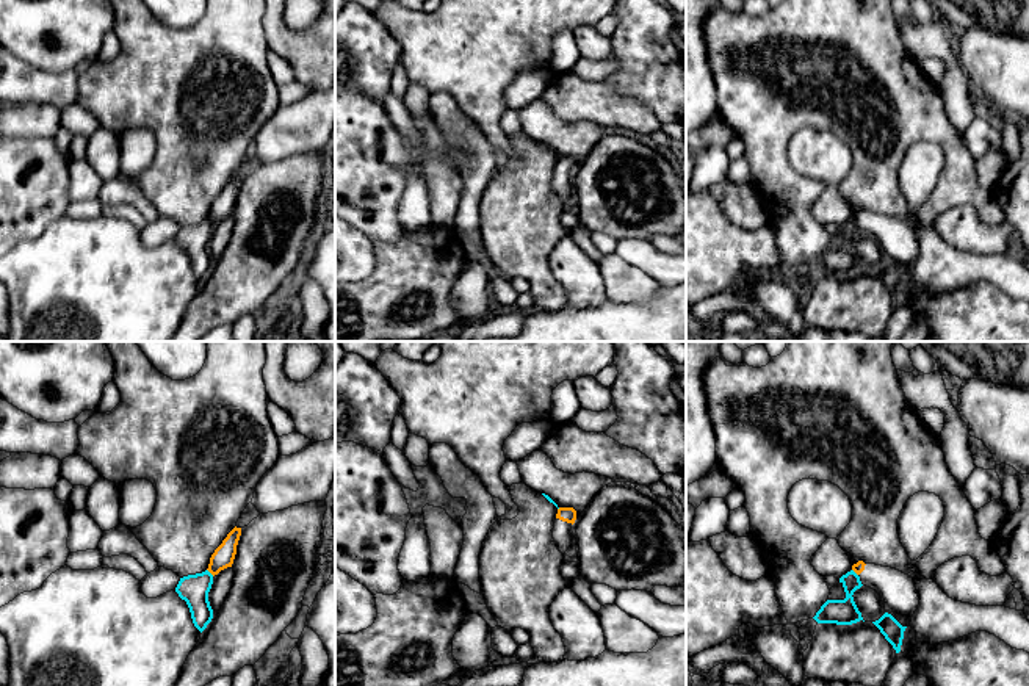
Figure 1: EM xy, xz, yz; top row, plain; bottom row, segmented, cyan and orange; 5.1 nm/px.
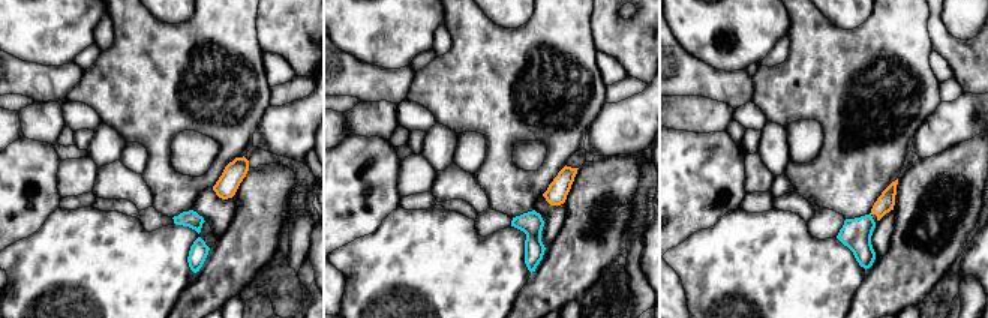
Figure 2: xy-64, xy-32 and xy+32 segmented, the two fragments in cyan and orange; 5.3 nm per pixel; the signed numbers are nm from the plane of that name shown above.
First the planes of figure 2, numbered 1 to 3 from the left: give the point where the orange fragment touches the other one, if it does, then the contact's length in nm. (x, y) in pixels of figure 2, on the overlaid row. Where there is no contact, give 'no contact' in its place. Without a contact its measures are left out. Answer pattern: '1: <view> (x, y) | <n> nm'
1: no contact
2: no contact
3: no contact

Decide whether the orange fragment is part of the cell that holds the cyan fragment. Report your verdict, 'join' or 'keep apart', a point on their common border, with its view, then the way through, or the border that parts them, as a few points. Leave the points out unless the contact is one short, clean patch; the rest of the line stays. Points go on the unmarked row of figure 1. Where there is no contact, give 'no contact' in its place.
keep apart | xy (209, 221) | along xy (207, 218), (213, 224)

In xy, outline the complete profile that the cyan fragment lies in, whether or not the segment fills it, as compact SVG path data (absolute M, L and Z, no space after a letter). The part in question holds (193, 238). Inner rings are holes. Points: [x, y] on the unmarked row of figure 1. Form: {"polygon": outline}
{"polygon": "M202 222L180 227L175 241L186 251L194 276L202 282L213 268L213 258L208 251L208 241L213 233L213 224Z"}

